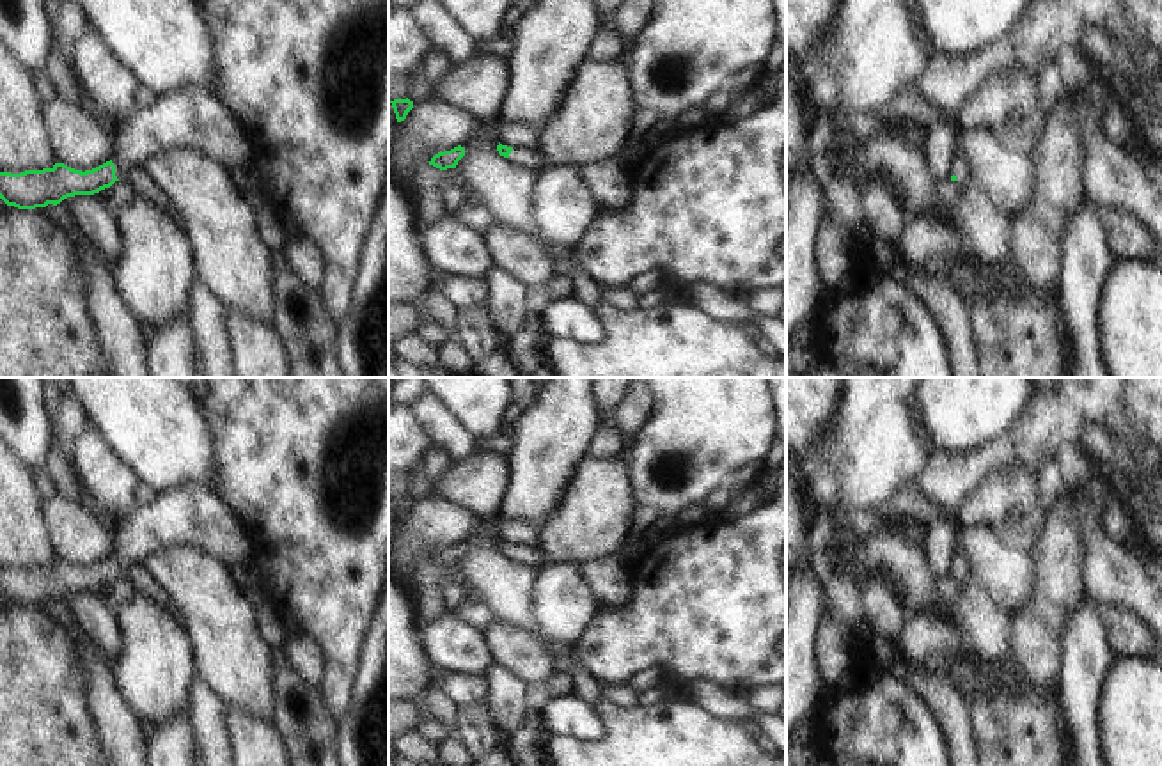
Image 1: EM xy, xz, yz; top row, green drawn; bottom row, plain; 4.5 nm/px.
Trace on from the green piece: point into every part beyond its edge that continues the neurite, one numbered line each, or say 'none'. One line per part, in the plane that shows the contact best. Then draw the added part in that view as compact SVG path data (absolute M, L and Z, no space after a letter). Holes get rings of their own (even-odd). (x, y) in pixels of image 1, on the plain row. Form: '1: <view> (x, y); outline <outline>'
1: xy (190, 515); outline M195 482L160 493L119 521L112 551L117 576L130 564L170 546L199 548L225 567L250 564L250 537L243 523L216 493Z

